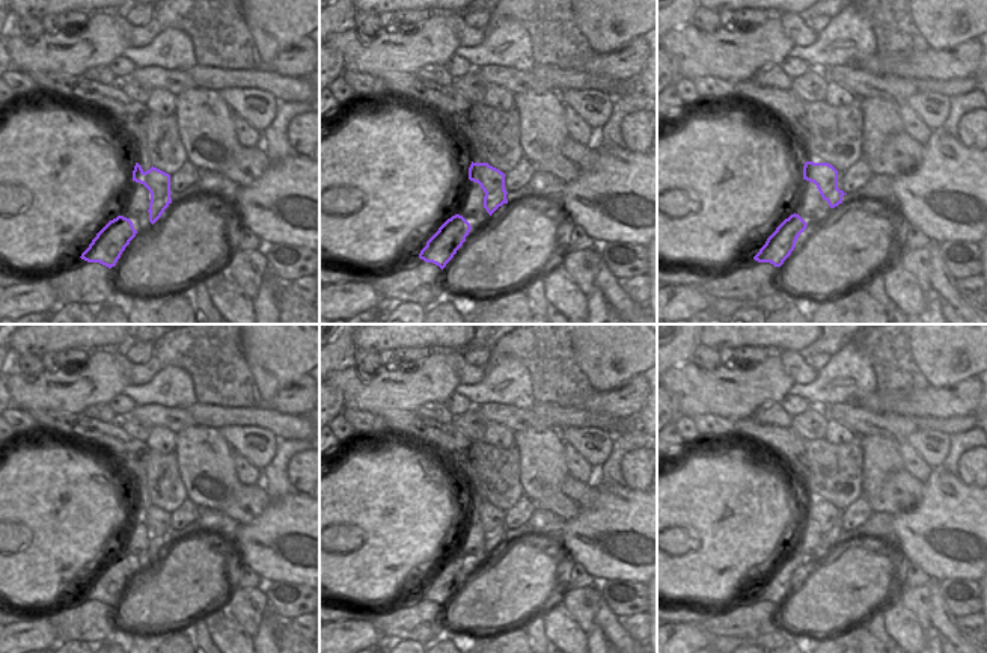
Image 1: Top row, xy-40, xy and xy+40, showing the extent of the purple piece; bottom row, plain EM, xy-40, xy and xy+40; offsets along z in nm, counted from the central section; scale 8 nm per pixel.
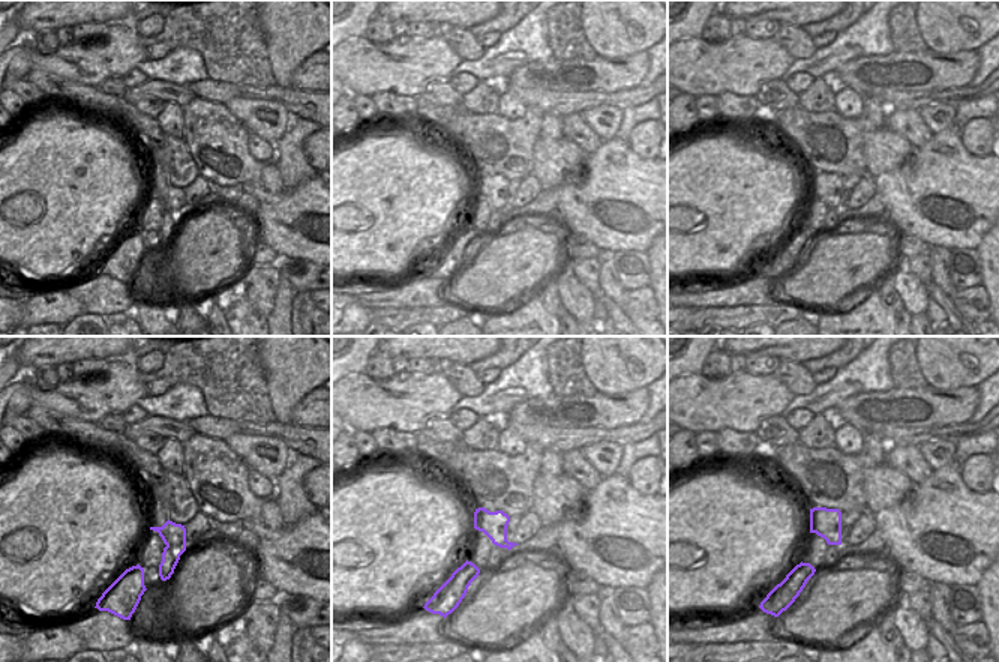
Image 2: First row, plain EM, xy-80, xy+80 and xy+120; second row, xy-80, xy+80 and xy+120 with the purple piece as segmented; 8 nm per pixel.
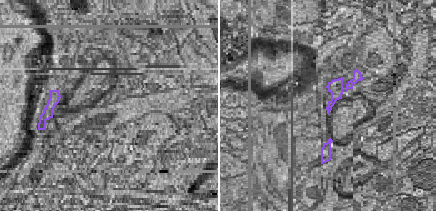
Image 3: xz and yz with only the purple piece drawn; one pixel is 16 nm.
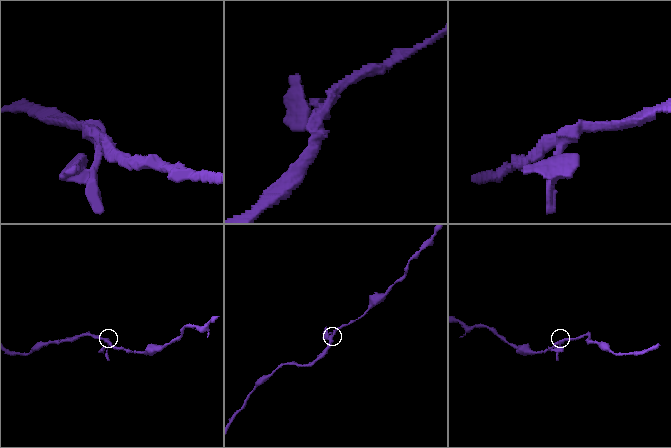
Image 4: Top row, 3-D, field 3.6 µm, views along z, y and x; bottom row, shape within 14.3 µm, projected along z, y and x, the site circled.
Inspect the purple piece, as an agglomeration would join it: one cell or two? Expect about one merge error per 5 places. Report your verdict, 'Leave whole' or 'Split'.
Split.

